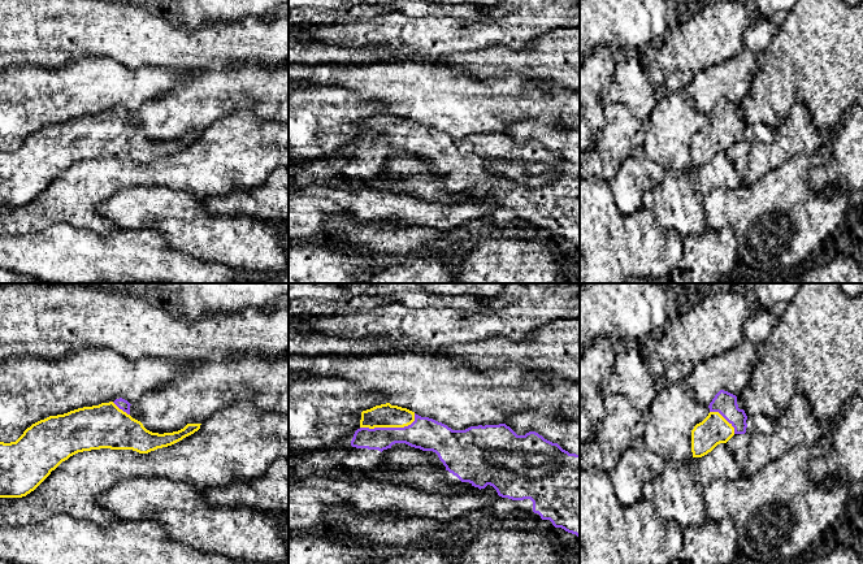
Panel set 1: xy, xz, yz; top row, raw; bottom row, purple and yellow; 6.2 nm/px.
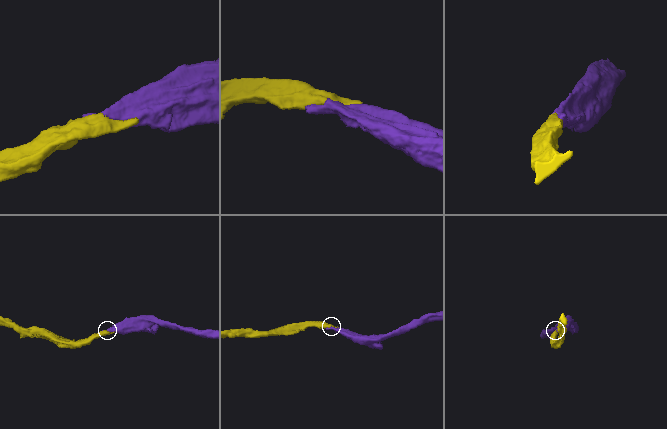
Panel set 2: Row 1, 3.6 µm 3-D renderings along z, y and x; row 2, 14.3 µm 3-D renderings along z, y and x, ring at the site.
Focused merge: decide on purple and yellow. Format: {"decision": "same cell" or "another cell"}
{"decision": "same cell"}

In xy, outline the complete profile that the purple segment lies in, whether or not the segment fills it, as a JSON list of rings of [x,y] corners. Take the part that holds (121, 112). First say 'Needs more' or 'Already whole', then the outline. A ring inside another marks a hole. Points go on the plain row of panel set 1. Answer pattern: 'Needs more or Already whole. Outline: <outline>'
Needs more. Outline: [[[122,107],[99,114],[83,116],[64,123],[49,125],[27,136],[10,152],[0,151],[0,207],[22,207],[34,200],[62,170],[91,159],[133,159],[148,162],[172,155],[194,143],[201,133],[187,133],[173,142],[152,142],[130,125],[130,112]]]

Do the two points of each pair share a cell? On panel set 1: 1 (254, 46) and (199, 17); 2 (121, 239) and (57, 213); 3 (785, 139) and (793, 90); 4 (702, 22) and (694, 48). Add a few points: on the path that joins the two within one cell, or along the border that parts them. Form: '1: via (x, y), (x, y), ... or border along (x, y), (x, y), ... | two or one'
1: border along (239, 20), (186, 27) | two
2: border along (76, 226), (95, 233), (112, 233), (117, 229) | two
3: border along (816, 125), (810, 111), (796, 103), (776, 129) | two
4: border along (677, 18), (673, 33), (702, 38), (702, 65) | two

